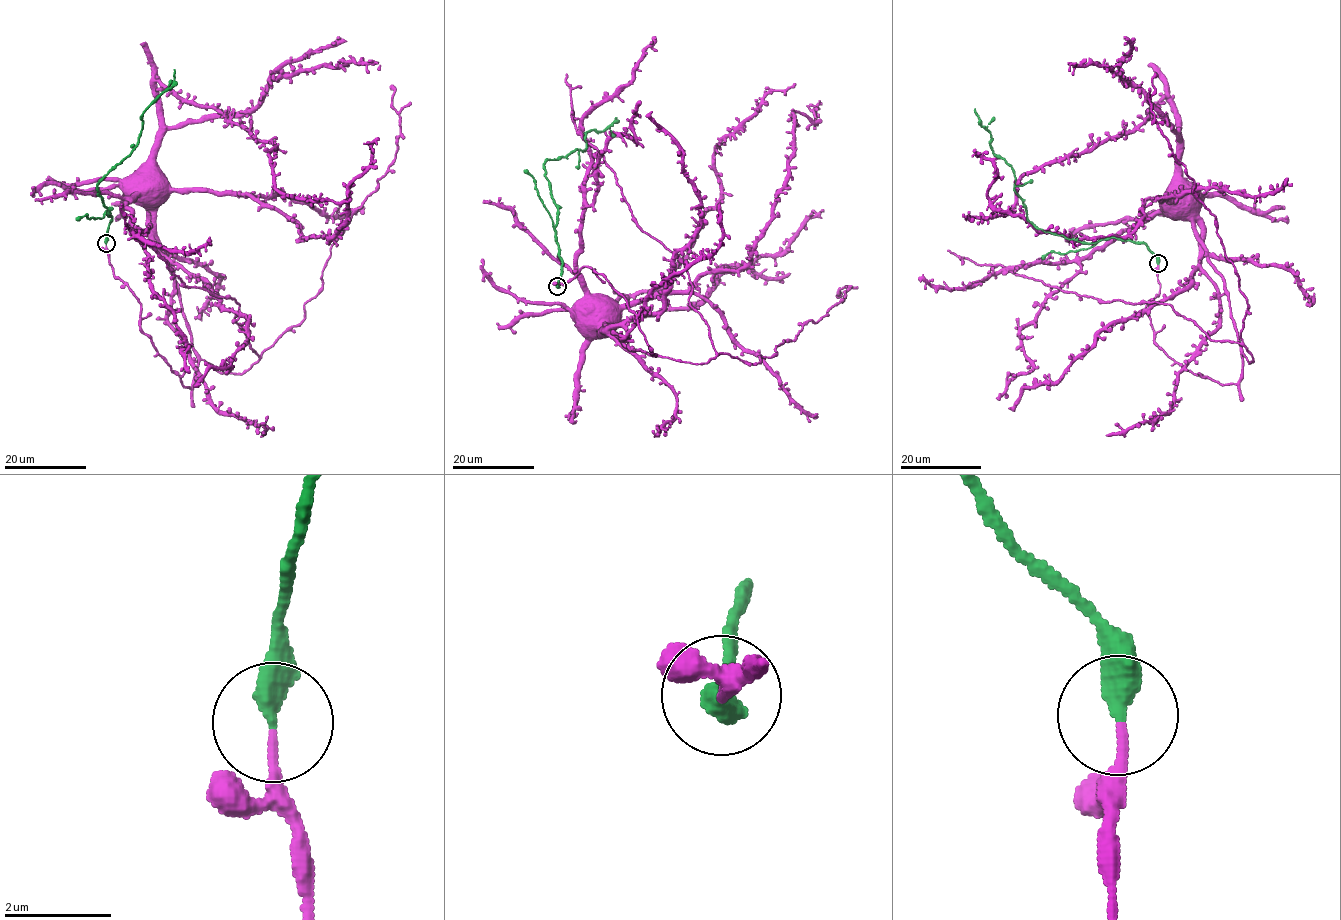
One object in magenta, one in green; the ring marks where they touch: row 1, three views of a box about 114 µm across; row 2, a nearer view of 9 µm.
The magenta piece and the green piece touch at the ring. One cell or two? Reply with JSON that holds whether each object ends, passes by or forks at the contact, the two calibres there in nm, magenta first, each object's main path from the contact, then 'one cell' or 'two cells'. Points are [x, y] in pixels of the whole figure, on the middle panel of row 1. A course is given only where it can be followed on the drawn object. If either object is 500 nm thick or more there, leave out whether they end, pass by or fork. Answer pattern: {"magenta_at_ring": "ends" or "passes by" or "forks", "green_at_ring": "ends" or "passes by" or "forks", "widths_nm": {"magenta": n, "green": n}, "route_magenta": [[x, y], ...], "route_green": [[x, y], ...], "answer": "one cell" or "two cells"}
{"magenta_at_ring": "ends", "green_at_ring": "ends", "widths_nm": {"magenta": 180, "green": 440}, "route_magenta": [[558, 286], [586, 266], [605, 277], [636, 315], [654, 355], [628, 347], [608, 331], [608, 298], [605, 301]], "route_green": [[558, 286], [562, 262], [557, 211], [544, 163], [585, 150], [585, 133], [601, 132], [615, 118]], "answer": "one cell"}

